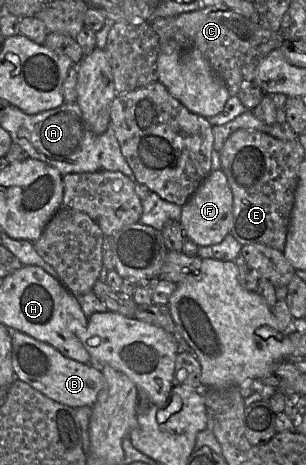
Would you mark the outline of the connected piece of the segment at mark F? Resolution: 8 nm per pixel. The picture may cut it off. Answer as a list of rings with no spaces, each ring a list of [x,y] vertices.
[[[212,171],[182,206],[180,223],[185,235],[198,246],[216,245],[230,234],[232,209],[233,193],[225,173]]]

